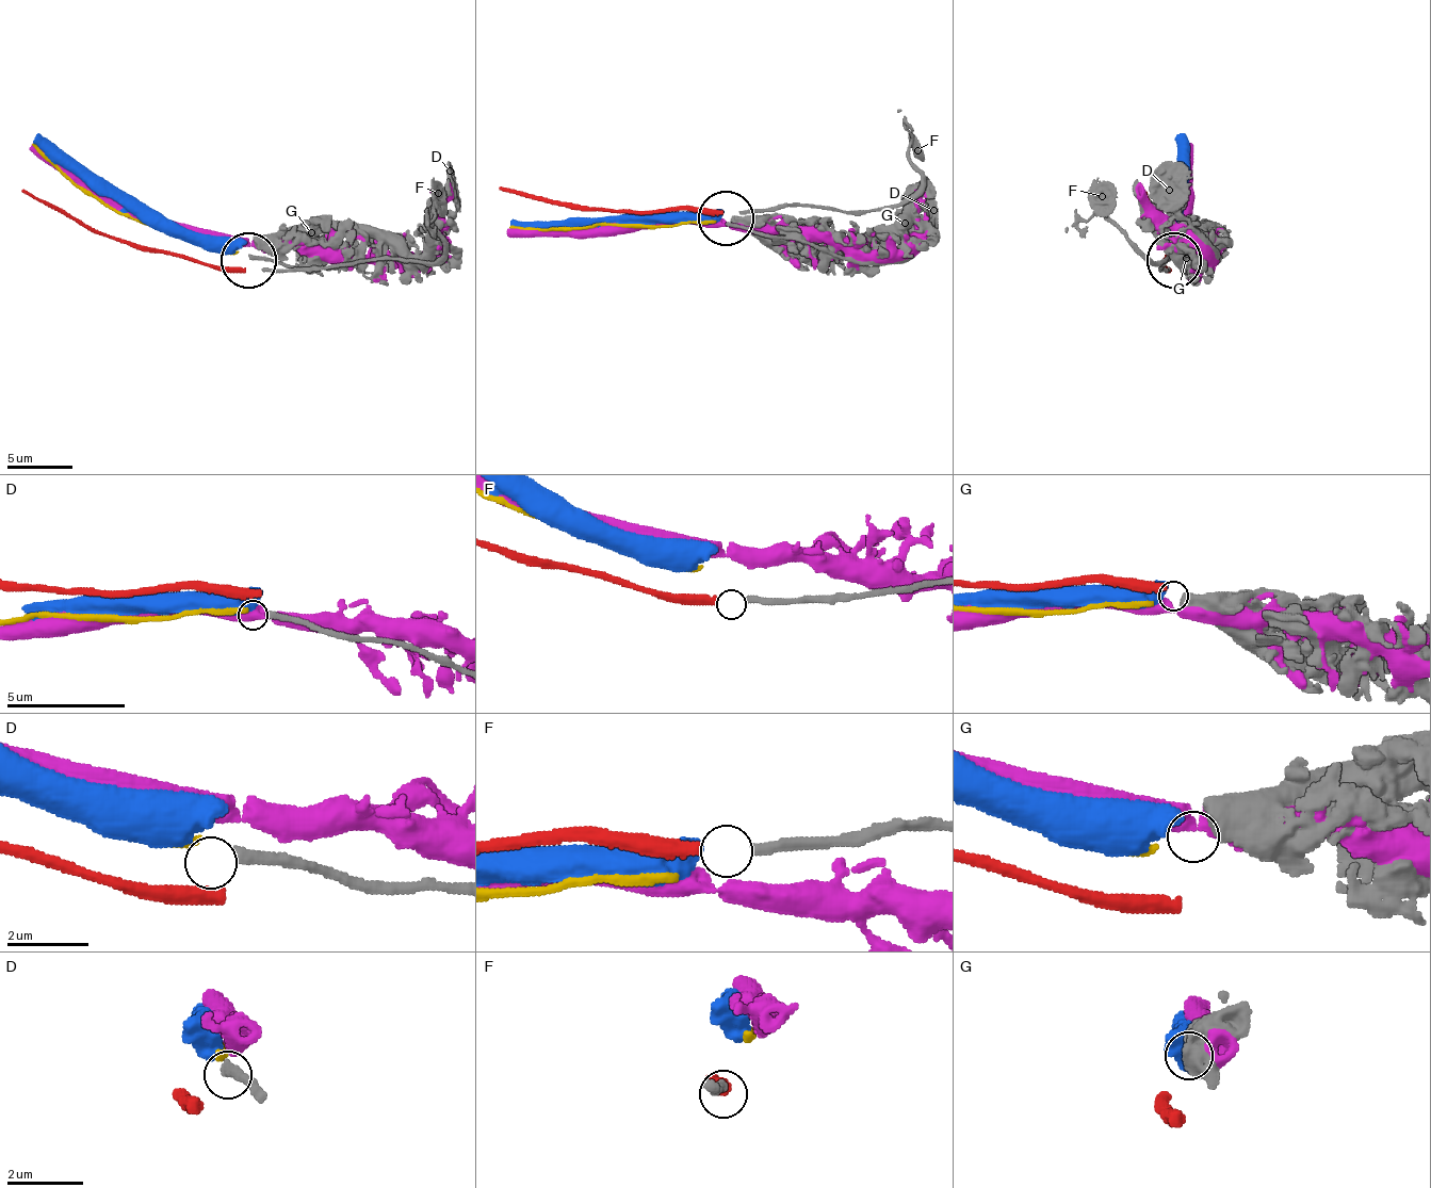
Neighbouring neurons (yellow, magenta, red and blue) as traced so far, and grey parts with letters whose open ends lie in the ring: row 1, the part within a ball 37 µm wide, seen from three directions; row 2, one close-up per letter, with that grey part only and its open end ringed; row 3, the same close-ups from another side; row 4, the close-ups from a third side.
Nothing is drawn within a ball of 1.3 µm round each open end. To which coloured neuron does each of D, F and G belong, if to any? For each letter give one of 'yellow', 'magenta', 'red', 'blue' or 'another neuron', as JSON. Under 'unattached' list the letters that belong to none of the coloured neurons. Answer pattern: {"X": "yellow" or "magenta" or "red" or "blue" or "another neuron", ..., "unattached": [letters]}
{"D": "another neuron", "F": "red", "G": "blue", "unattached": ["D"]}

